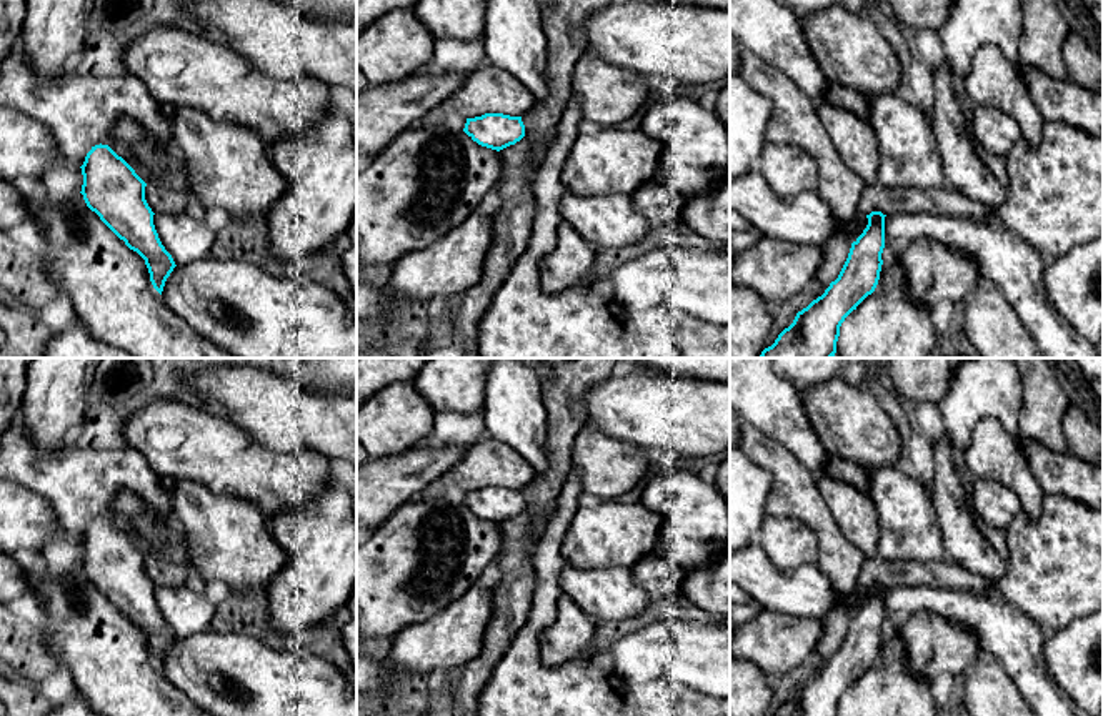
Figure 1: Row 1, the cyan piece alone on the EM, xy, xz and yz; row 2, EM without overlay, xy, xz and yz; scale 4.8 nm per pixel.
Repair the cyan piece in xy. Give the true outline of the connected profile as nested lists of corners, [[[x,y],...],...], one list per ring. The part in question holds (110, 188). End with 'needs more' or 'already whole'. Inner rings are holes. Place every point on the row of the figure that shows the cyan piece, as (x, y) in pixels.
[[[102,143],[92,147],[80,168],[83,175],[80,193],[87,206],[145,260],[150,281],[162,295],[177,265],[155,230],[155,213],[145,200],[147,183],[122,157]]]; already whole

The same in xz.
[[[485,113],[467,118],[463,132],[478,145],[500,152],[525,137],[525,125],[522,117]]]; already whole

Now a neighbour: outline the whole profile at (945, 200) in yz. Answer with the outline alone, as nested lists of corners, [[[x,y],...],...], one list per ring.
[[[875,183],[861,190],[858,201],[860,215],[870,215],[871,211],[881,211],[886,216],[901,213],[933,213],[998,225],[993,218],[995,210],[996,206],[973,201],[950,185],[941,188],[886,188]]]

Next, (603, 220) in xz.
[[[565,190],[560,200],[561,221],[573,226],[595,248],[620,248],[638,243],[651,230],[626,195],[583,196]]]

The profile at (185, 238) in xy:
[[[185,211],[177,215],[155,213],[153,225],[162,245],[172,255],[175,265],[183,266],[210,256],[215,231],[205,220],[195,220]]]

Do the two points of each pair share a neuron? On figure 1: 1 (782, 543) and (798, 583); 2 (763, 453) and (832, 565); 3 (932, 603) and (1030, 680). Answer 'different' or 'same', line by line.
1: different
2: same
3: same

